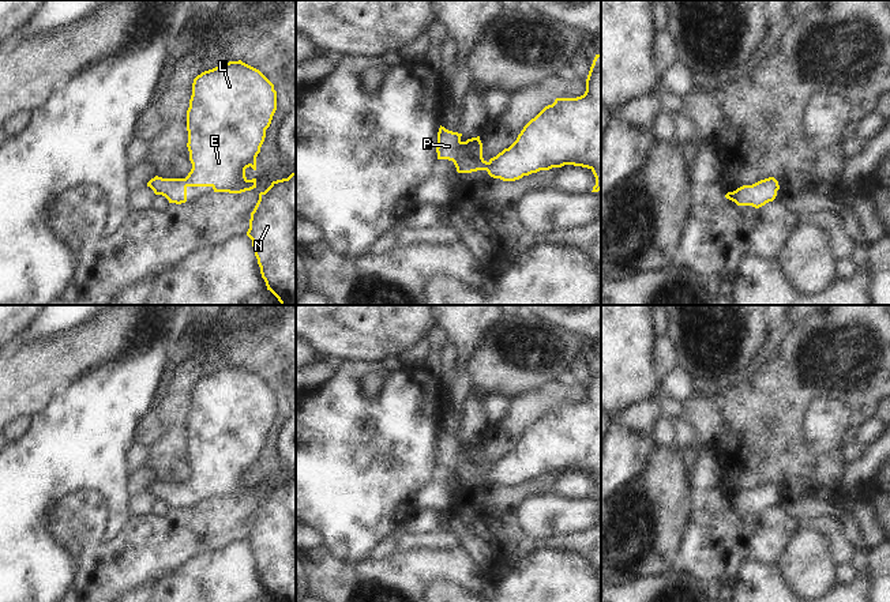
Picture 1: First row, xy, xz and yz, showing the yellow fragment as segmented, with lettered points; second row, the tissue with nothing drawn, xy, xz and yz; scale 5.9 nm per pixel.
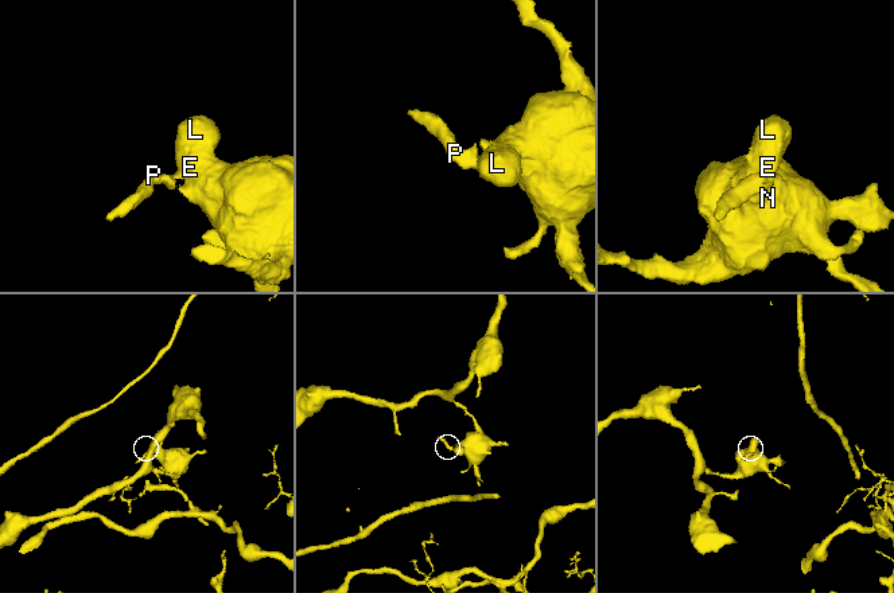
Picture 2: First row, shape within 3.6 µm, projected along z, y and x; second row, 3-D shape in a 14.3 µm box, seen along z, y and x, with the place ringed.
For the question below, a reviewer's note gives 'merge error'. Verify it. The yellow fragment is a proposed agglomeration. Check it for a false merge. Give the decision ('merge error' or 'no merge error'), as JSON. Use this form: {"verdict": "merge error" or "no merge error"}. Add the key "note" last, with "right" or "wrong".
{"verdict": "no merge error", "note": "wrong"}

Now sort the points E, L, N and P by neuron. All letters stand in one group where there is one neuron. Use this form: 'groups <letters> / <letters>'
groups E L N P

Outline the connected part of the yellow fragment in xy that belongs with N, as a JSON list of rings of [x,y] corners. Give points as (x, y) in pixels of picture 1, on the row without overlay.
[[[296,477],[288,484],[273,486],[259,498],[247,541],[252,545],[267,595],[275,602],[296,602]]]

